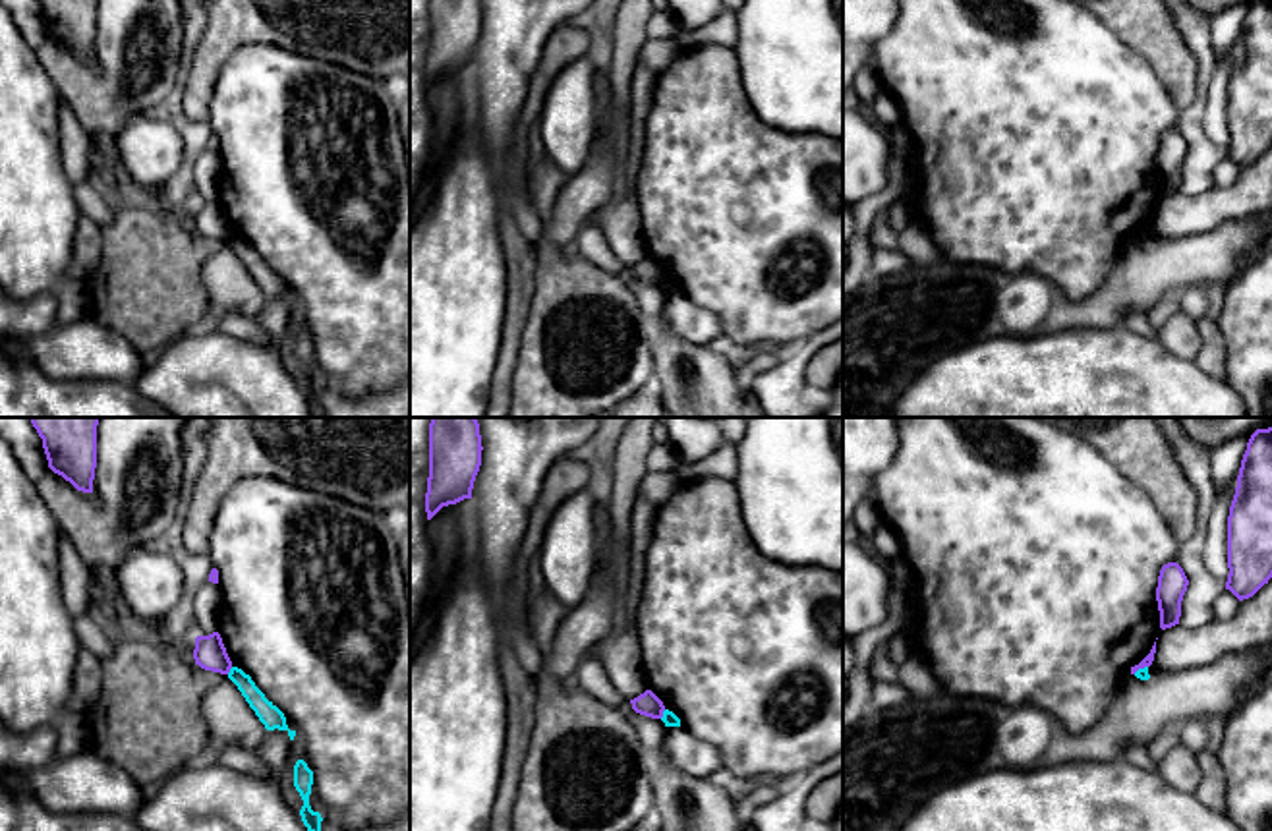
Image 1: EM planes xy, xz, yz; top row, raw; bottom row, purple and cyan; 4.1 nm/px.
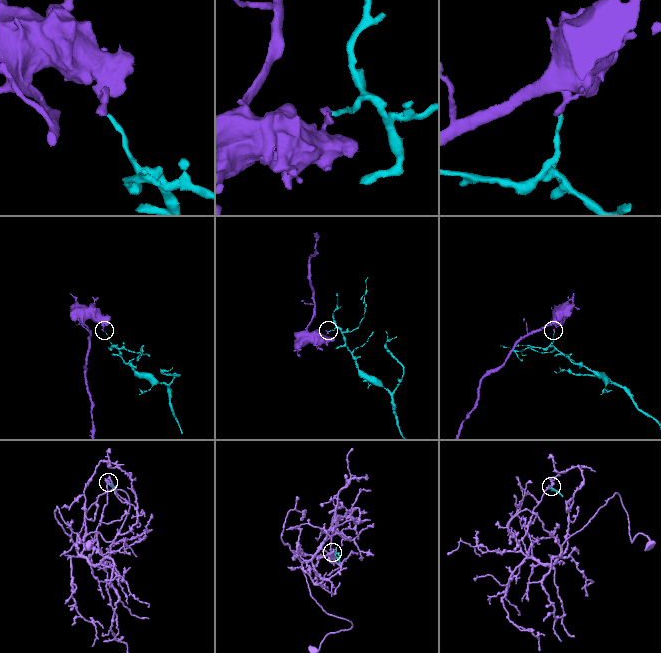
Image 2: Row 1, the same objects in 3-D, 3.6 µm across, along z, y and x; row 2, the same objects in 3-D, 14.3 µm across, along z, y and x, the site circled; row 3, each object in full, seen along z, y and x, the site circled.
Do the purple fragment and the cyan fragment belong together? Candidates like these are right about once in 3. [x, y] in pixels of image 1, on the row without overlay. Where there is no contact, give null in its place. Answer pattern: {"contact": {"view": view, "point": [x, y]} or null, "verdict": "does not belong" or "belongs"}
{"contact": {"view": "xz", "point": [662, 281]}, "verdict": "does not belong"}

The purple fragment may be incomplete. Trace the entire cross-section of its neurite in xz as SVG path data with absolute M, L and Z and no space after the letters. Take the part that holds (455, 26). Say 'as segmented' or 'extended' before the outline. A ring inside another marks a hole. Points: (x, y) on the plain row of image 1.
as segmented; M429 0L427 87L443 73L472 66L481 17L479 0Z

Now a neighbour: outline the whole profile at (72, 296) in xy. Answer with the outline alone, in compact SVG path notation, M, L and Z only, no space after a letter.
M64 278L54 296L58 300L56 325L72 325L91 315L87 282Z

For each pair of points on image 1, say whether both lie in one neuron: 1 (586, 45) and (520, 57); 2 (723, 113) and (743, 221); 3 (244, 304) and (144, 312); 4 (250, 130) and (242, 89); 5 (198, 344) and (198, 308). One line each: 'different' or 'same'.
1: different
2: same
3: different
4: same
5: different

